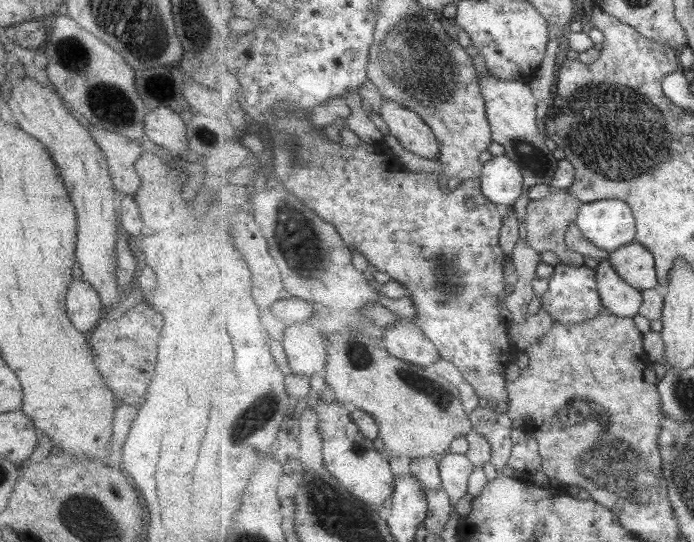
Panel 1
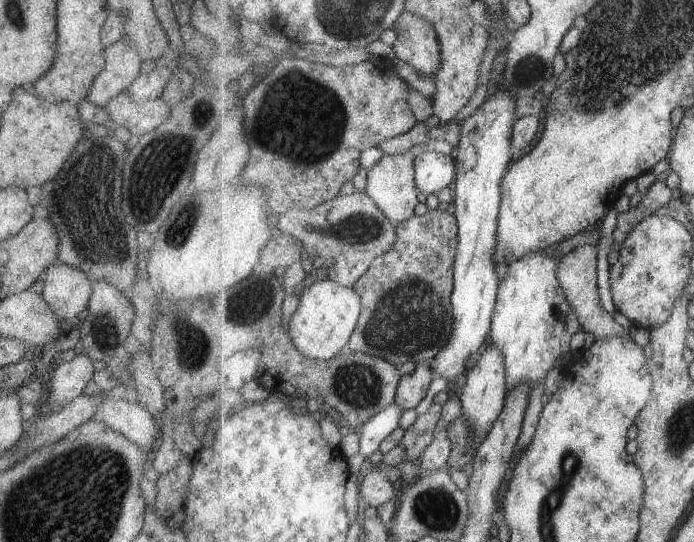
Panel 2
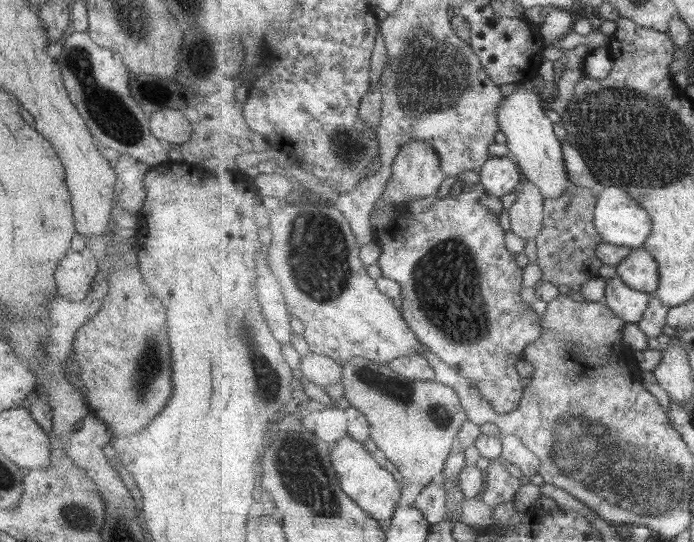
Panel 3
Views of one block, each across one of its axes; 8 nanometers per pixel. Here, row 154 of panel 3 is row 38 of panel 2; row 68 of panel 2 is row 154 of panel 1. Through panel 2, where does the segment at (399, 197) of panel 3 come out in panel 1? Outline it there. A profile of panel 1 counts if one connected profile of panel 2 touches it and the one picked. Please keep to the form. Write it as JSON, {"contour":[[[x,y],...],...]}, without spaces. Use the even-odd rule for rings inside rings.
{"contour":[[[383,98],[379,114],[406,150],[426,159],[440,158],[440,142],[425,119],[417,112]]]}

